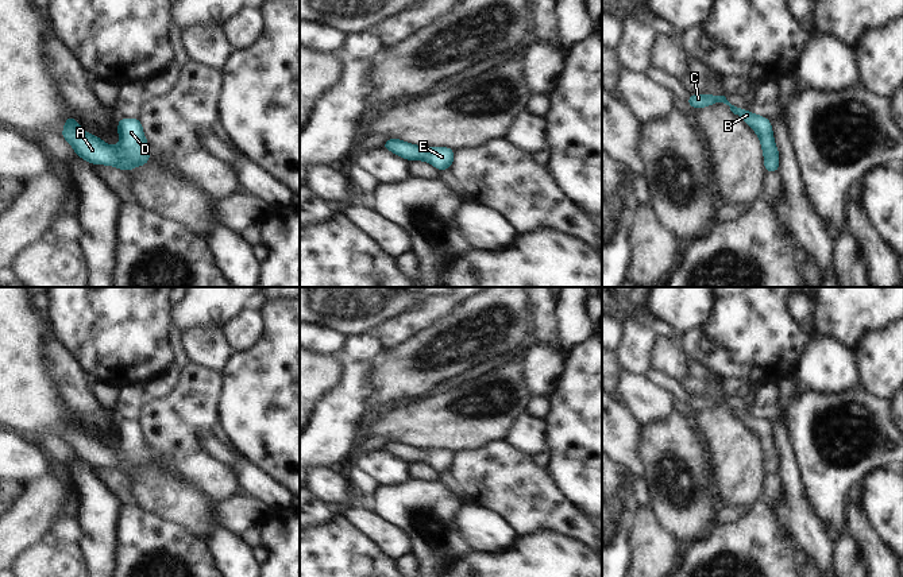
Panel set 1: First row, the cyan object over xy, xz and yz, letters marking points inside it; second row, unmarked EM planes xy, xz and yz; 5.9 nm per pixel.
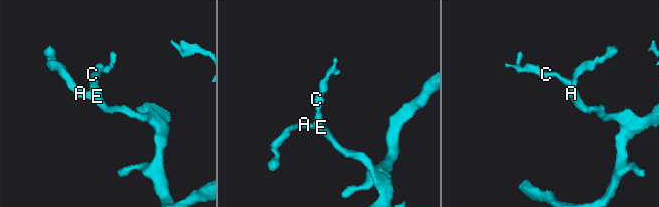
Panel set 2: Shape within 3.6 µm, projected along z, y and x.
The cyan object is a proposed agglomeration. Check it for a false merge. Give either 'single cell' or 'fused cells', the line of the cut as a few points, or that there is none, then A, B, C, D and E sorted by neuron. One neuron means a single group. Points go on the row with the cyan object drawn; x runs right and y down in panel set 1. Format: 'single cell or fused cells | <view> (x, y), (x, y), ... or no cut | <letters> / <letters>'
single cell | no cut | A B C D E

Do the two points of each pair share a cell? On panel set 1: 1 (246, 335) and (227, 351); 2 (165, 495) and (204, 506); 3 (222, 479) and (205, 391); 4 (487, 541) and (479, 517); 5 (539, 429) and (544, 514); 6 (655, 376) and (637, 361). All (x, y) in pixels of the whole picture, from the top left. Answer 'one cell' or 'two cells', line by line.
1: two cells
2: one cell
3: one cell
4: one cell
5: two cells
6: two cells

